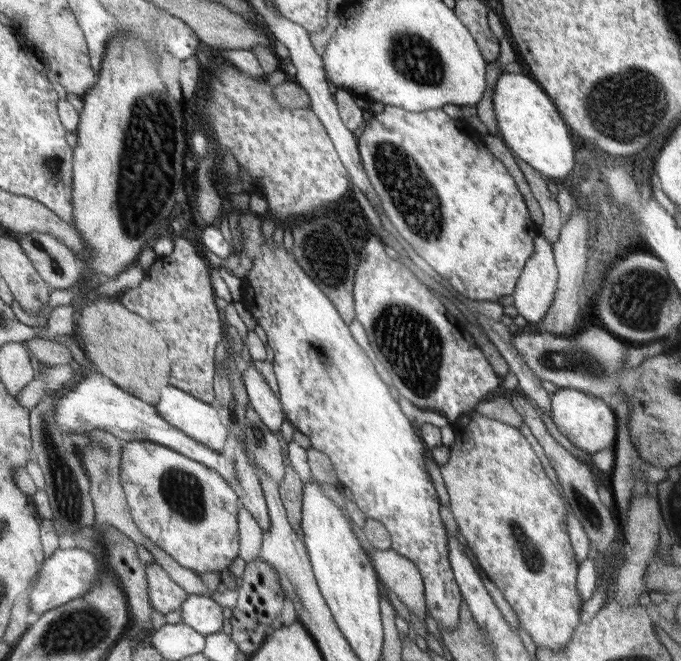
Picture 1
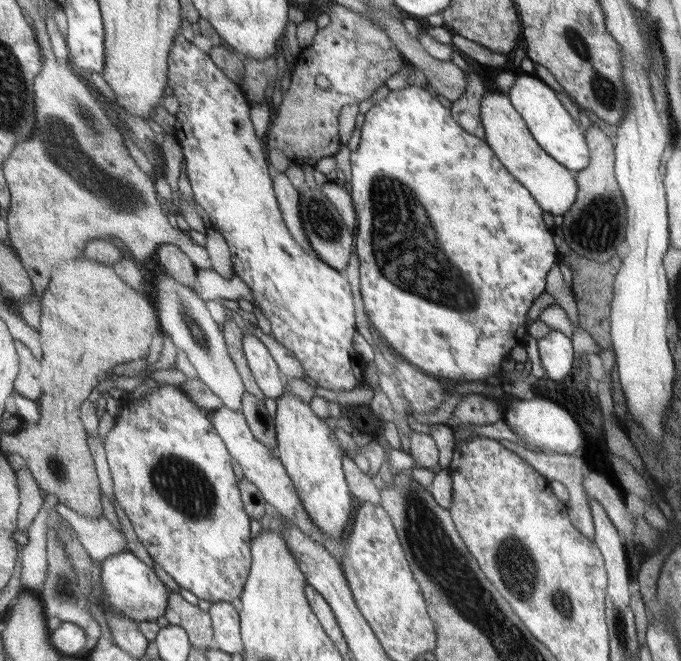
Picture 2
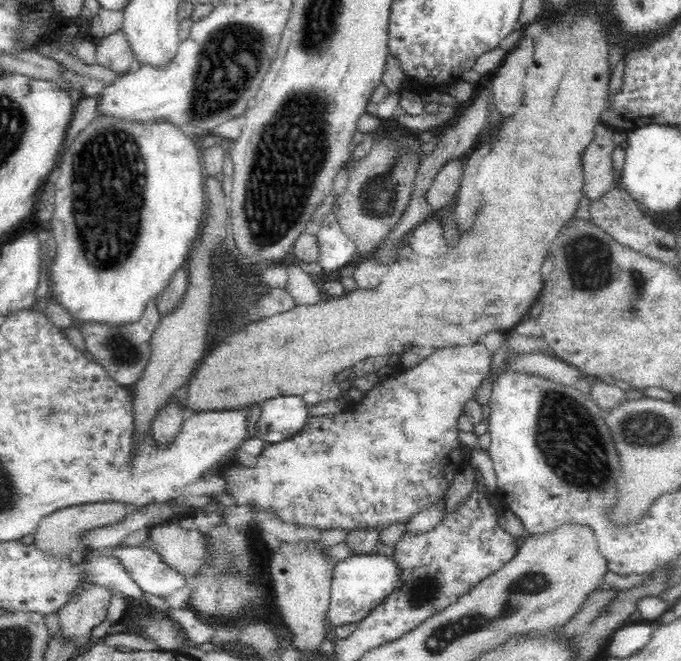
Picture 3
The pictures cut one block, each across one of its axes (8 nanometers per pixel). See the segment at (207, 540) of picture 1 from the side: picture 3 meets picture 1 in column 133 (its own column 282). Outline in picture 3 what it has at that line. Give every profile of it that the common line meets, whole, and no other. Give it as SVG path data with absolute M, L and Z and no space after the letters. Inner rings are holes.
M476 343L474 345L464 345L464 346L454 346L454 347L446 347L441 349L435 349L435 352L431 355L427 356L420 363L416 364L411 368L406 368L404 372L400 372L400 374L396 374L396 376L388 377L387 379L383 379L375 384L372 390L366 391L366 395L364 398L360 399L357 402L354 402L354 406L351 406L349 409L345 411L340 411L338 413L330 413L322 416L309 417L309 421L306 423L306 426L302 428L300 432L297 432L292 438L283 440L282 442L277 442L276 444L269 445L265 447L265 449L255 458L255 463L252 466L246 466L242 464L234 464L231 467L226 467L219 472L220 478L224 480L225 490L222 492L221 496L227 496L226 501L231 500L232 506L236 508L249 507L254 513L256 513L255 518L258 518L258 514L273 514L280 522L284 524L289 524L290 526L299 526L299 528L311 528L311 530L319 530L319 532L330 532L330 530L343 530L346 536L350 534L350 532L354 532L354 530L363 530L364 528L368 528L369 530L377 530L378 533L386 530L386 528L390 528L392 524L408 524L414 516L418 516L422 510L428 510L430 506L436 506L440 500L444 500L446 496L448 496L448 490L452 488L452 484L454 484L454 480L456 480L456 476L458 474L462 474L465 469L465 465L468 464L468 458L464 455L463 444L460 442L460 429L458 429L458 418L462 416L464 413L464 406L466 406L466 402L468 400L474 399L474 395L478 392L478 388L482 386L482 382L486 380L486 376L489 374L490 364L491 364L491 354L482 343Z

